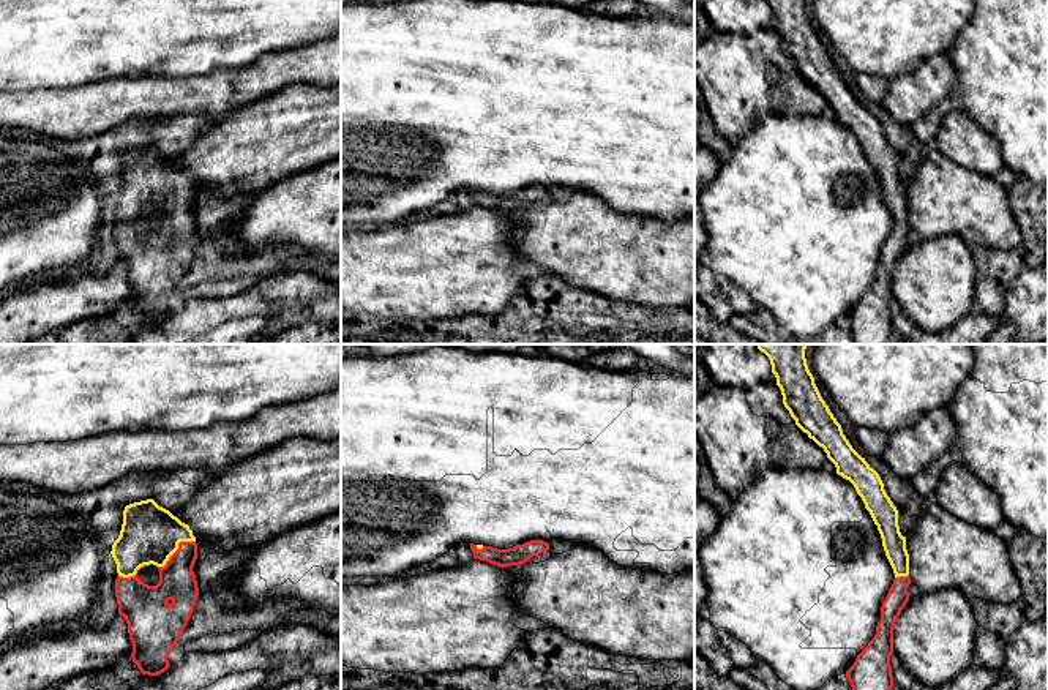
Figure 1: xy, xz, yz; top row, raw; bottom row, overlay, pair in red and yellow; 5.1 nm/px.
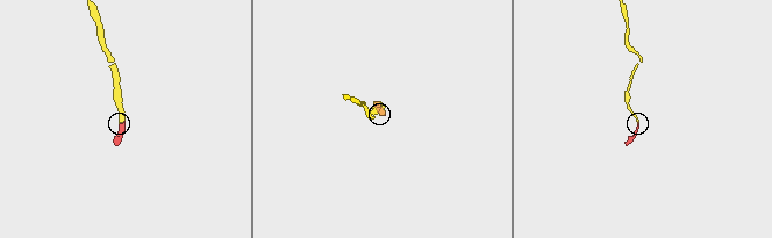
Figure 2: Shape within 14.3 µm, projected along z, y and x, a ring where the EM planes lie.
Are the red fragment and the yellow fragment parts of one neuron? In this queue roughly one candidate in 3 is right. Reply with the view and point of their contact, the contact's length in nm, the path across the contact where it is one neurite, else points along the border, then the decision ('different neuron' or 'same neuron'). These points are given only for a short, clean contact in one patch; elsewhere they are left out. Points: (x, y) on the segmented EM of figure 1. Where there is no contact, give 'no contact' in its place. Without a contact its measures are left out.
contact xy (177, 550); length 240 nm; way xy (177, 581), (177, 550), (150, 534); same neuron

